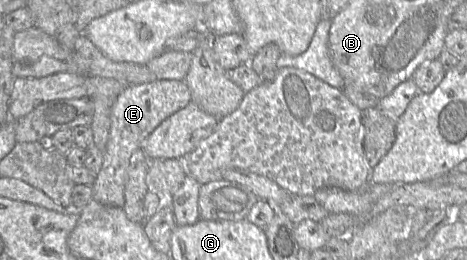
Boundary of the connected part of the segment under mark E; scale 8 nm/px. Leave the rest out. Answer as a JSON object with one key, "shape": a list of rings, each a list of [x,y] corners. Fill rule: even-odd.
{"shape":[[[156,79],[144,84],[125,85],[112,105],[104,161],[92,184],[92,199],[104,205],[123,208],[128,171],[139,156],[142,144],[165,119],[190,102],[191,92],[184,80]]]}

